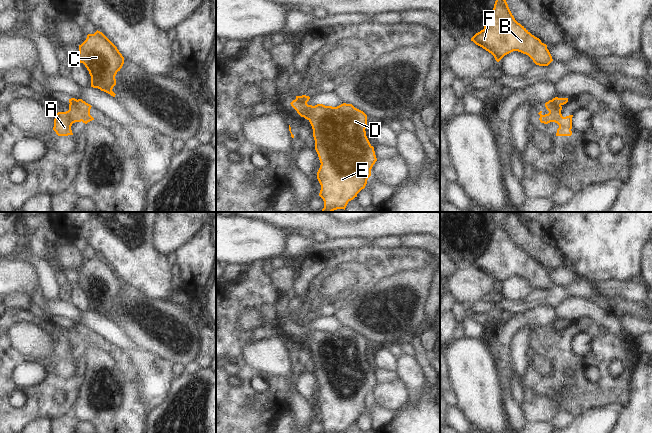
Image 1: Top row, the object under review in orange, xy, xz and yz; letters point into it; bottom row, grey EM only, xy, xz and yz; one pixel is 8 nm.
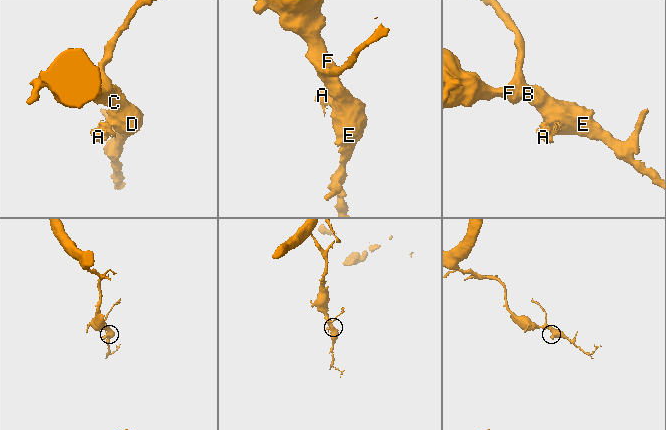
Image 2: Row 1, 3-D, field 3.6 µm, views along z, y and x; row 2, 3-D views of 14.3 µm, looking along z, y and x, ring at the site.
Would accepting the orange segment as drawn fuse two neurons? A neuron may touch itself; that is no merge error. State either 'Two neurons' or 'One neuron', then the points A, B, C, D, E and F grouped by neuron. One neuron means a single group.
Two neurons. Groups: A / B C D E F

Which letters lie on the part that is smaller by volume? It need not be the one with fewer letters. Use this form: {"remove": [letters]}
{"remove": ["A"]}

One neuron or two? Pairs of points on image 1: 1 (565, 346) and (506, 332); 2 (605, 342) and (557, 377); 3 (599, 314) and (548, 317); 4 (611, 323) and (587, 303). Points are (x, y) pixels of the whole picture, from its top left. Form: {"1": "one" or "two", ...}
{"1": "two", "2": "one", "3": "two", "4": "one"}

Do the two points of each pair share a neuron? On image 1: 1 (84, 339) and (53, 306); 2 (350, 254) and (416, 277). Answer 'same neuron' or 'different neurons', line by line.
1: different neurons
2: different neurons

